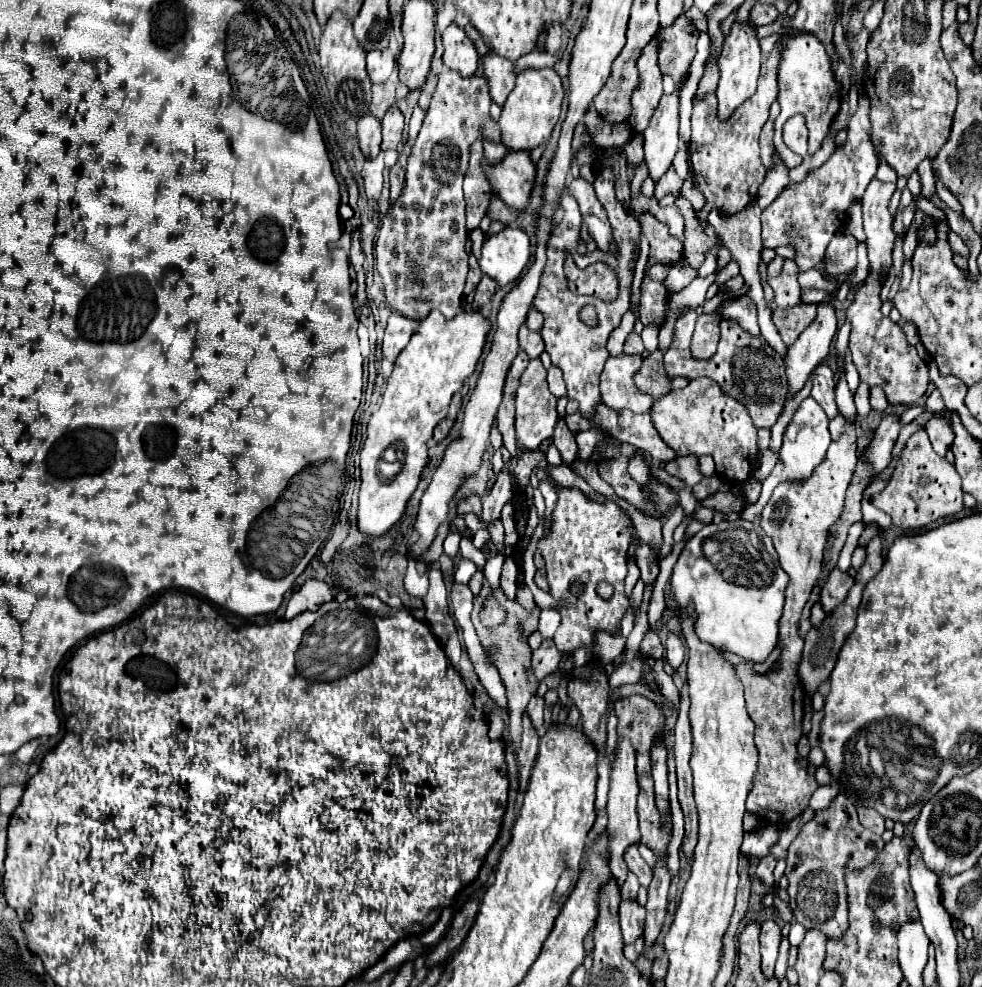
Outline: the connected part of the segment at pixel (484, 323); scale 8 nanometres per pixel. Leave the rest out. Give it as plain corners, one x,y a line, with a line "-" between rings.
431,311
421,321
419,331
411,337
409,345
397,357
393,373
387,379
387,391
383,393
383,403
367,423
367,439
359,453
361,455
361,489
359,489
357,527
363,535
383,537
391,527
395,527
403,519
407,501
417,489
421,481
421,471
429,461
427,441
433,435
435,425
447,415
453,393
459,391
463,387
463,381
475,371
489,327
491,327
489,321
481,313
459,313
451,321
447,321
439,311

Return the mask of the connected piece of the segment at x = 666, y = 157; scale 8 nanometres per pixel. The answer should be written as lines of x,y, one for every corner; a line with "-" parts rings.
685,75
683,81
675,83
675,91
671,95
663,95
649,127
643,131
645,141
645,163
649,169
649,177
653,181
659,181
659,177
669,169
673,163
673,157
677,153
679,143
679,95
689,75

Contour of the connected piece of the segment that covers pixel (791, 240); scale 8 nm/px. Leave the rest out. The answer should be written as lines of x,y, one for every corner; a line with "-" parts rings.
859,89
859,107
849,121
849,135
841,147
819,169
813,169
799,183
789,183
779,197
763,209
763,245
795,249
795,263
799,271
807,271
825,259
825,249
835,231
841,229
845,211
851,201
861,199
865,187
875,177
877,155
871,145
871,123
867,93

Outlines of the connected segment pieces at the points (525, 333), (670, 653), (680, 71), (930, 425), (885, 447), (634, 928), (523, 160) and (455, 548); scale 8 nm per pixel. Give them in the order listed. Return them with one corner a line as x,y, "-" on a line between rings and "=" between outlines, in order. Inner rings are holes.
523,325
521,331
519,331
519,347
533,359
533,357
541,355
541,351
543,351
545,345
543,345
543,339
541,339
539,333
529,331
527,325
=
669,633
669,635
667,635
665,659
667,659
667,663
669,663
673,669
677,669
677,667
683,663
683,659
685,659
685,645
683,645
683,641
679,639
679,635
675,635
675,633
=
679,17
671,27
663,29
663,43
659,45
661,71
669,73
675,81
681,79
695,57
697,39
699,31
687,21
687,17
=
935,415
931,421
927,421
925,431
929,433
929,439
931,439
931,445
933,445
935,453
943,457
951,449
951,443
953,443
953,437
955,437
951,425
947,423
947,417
=
887,415
879,423
879,427
873,431
871,443
869,443
867,451
863,451
863,455
861,455
861,459
867,459
867,467
871,467
871,471
881,473
889,465
891,449
897,441
899,429
901,429
899,415
=
623,899
619,905
619,923
625,943
635,943
645,927
645,907
641,907
635,899
=
507,151
507,155
497,163
483,157
483,171
493,193
499,195
509,207
523,209
527,205
535,179
535,165
529,163
527,151
=
451,529
449,531
449,535
447,535
447,539
445,539
445,553
449,555
449,557
457,557
457,553
459,553
459,541
461,541
463,537
461,537
461,533
457,531
457,529

